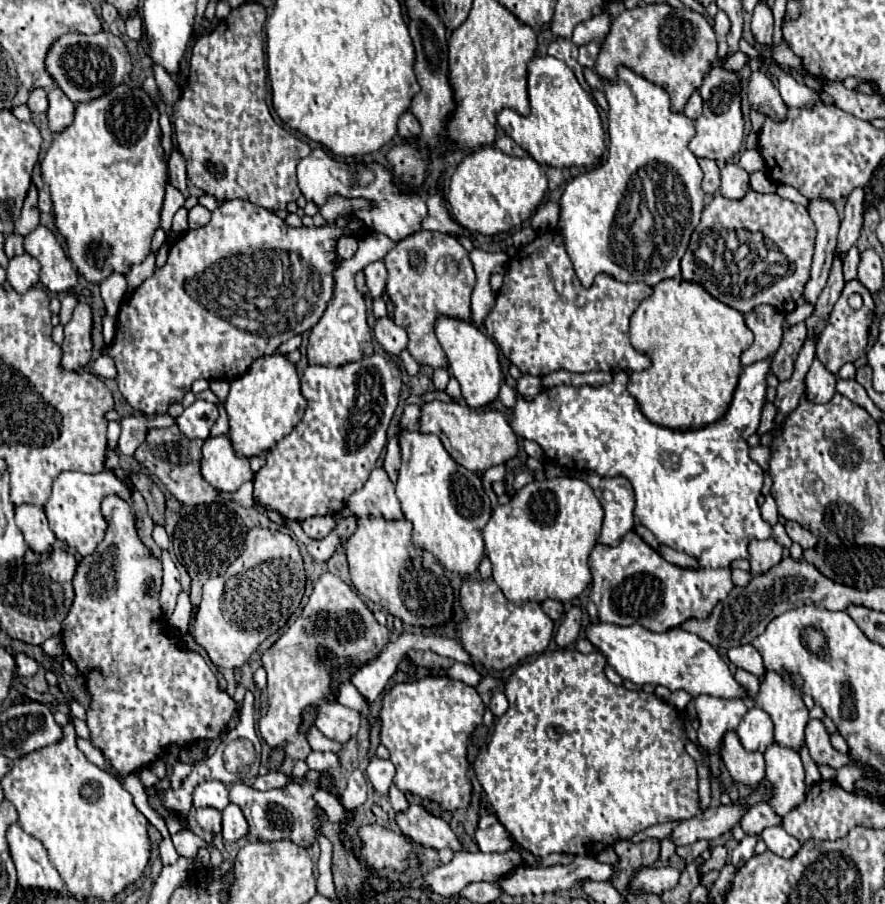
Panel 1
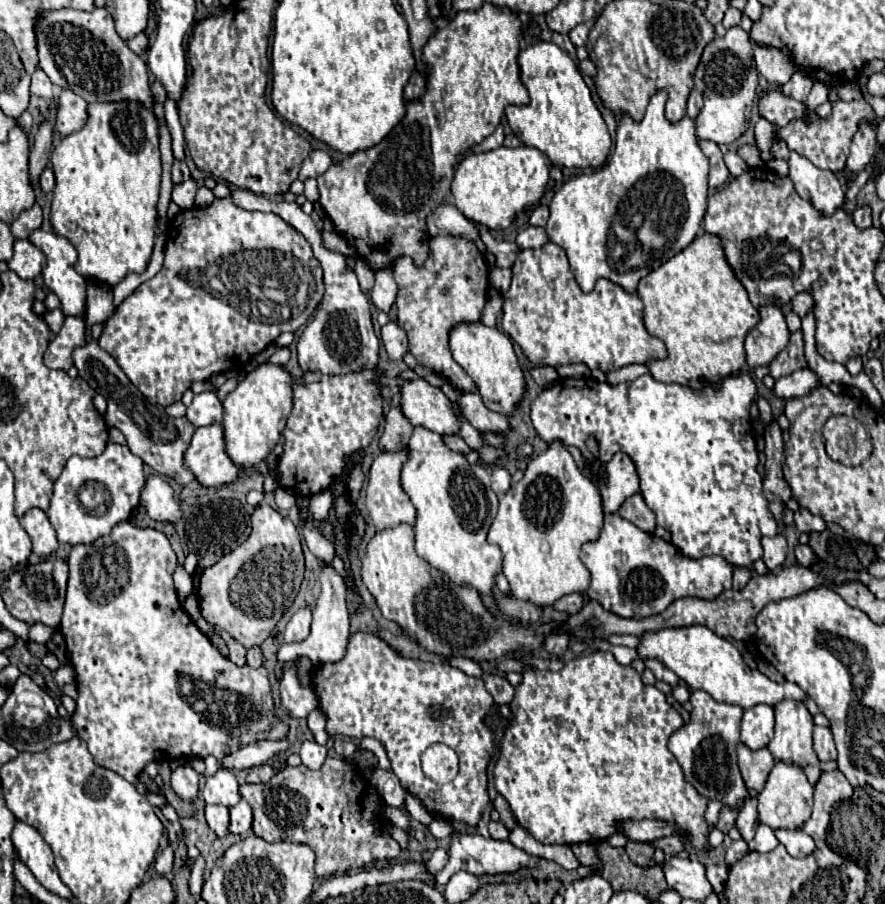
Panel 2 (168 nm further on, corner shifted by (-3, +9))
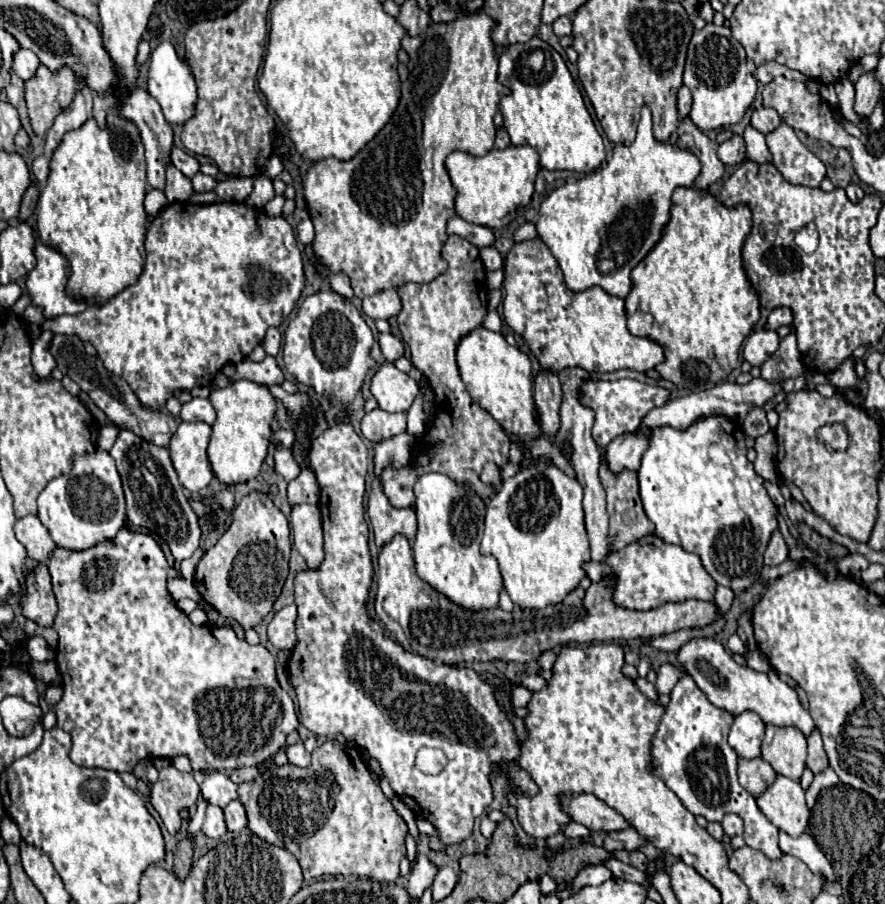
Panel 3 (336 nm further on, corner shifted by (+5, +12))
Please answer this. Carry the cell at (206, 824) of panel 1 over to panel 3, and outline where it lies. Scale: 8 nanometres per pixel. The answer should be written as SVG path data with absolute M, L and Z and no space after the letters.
M208 805L206 807L206 817L204 817L204 825L202 825L202 831L212 837L212 839L218 839L226 833L226 825L224 825L224 813L220 807L216 805Z

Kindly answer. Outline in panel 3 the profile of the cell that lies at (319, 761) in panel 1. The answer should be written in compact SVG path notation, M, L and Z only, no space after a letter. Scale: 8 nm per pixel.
M300 741L292 747L288 747L286 755L288 755L288 761L298 765L298 767L308 767L310 765L310 753L304 749L304 745Z

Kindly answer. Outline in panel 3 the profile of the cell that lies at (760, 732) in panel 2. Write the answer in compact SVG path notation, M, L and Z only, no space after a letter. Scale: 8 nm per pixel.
M744 711L734 717L734 725L730 729L728 743L732 749L748 759L754 759L760 755L760 741L764 735L764 721L760 719L758 713Z

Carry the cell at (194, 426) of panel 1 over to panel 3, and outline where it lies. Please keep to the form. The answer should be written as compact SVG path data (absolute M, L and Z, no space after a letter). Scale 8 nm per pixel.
M194 397L194 399L190 399L188 403L182 405L180 419L182 421L204 421L204 423L212 425L214 419L216 419L216 411L214 411L210 399Z

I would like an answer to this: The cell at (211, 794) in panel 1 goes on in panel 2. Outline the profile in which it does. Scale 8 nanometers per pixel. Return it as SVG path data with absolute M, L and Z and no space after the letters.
M222 768L214 776L206 778L202 794L204 794L206 804L220 804L220 806L232 808L234 804L240 802L238 780L236 780L234 772L228 768Z

